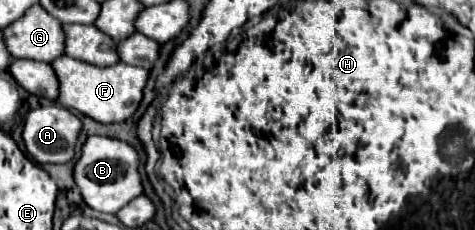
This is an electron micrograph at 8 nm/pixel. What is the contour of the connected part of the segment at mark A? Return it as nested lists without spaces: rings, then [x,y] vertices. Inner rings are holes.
[[[57,104],[53,106],[41,106],[31,110],[25,116],[25,124],[23,124],[23,142],[27,152],[31,154],[31,158],[37,164],[61,164],[61,162],[69,162],[75,154],[75,142],[77,136],[81,132],[81,122],[77,116],[73,116],[69,110],[65,108],[57,108]]]

